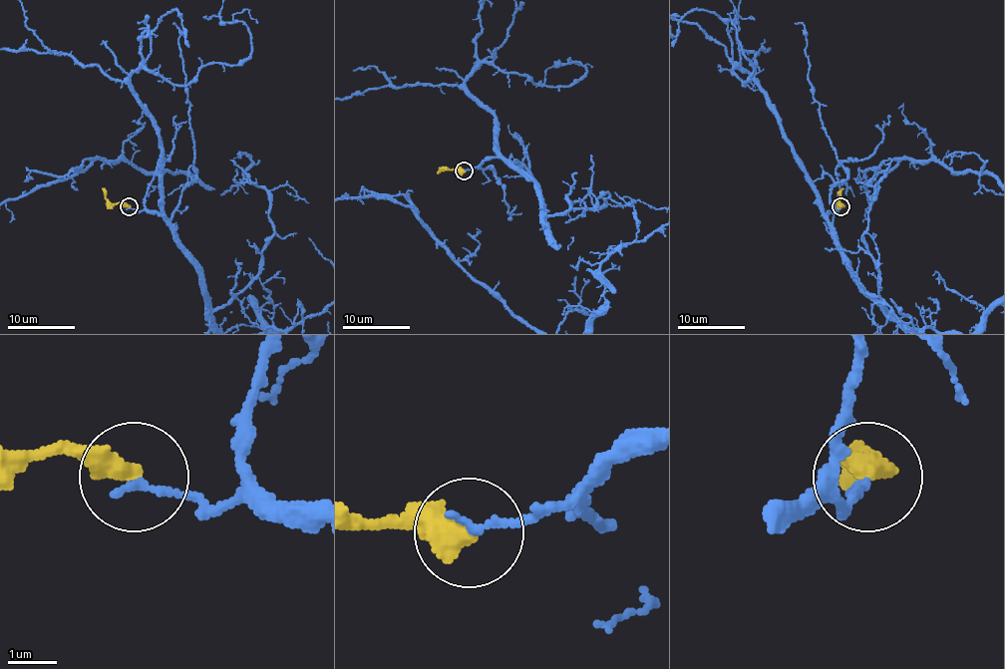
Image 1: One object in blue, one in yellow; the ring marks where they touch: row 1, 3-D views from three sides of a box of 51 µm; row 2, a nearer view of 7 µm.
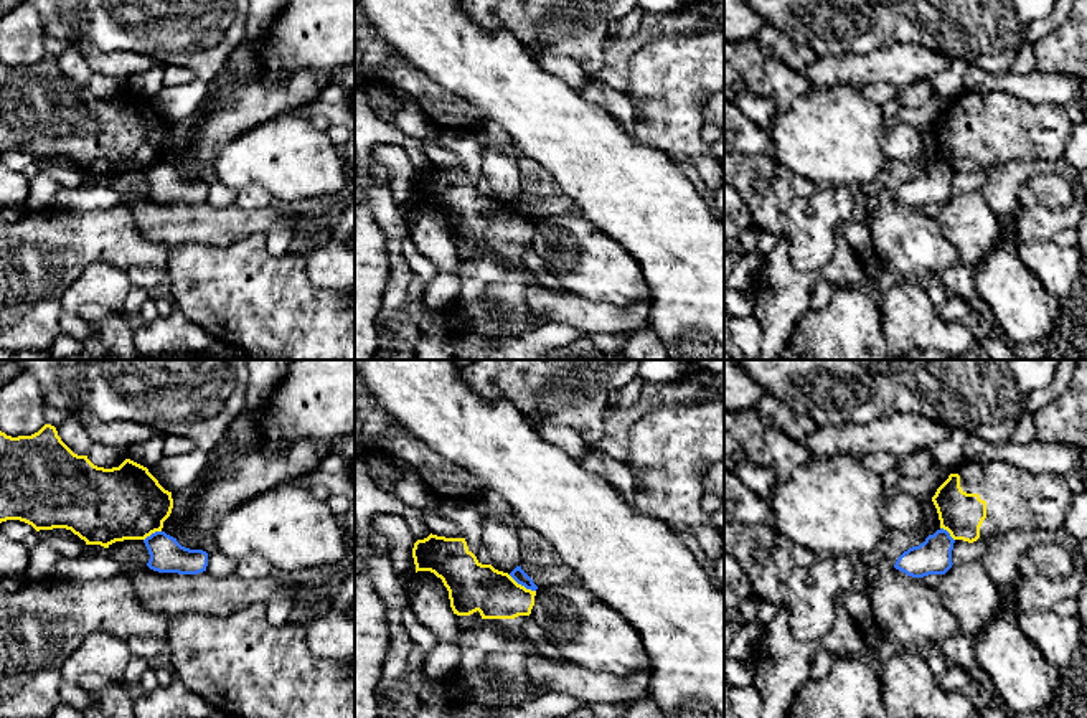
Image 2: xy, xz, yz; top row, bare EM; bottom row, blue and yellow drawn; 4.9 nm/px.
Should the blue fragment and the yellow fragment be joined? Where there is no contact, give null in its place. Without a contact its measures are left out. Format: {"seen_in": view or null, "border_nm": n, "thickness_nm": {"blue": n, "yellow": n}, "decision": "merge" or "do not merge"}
{"seen_in": "xz", "border_nm": 160, "thickness_nm": {"blue": 70, "yellow": 240}, "decision": "do not merge"}

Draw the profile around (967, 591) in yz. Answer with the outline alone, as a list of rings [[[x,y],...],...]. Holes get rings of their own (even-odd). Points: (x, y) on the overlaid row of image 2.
[[[980,560],[952,564],[935,586],[960,631],[978,635],[1003,609],[1003,598]]]

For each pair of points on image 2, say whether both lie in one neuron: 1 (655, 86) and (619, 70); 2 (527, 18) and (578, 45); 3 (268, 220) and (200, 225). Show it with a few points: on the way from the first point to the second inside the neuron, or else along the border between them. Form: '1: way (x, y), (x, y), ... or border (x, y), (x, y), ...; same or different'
1: border (650, 42), (642, 45), (630, 60), (627, 93); different
2: way (540, 18), (551, 18), (564, 32); same
3: way (251, 222), (216, 225); same

